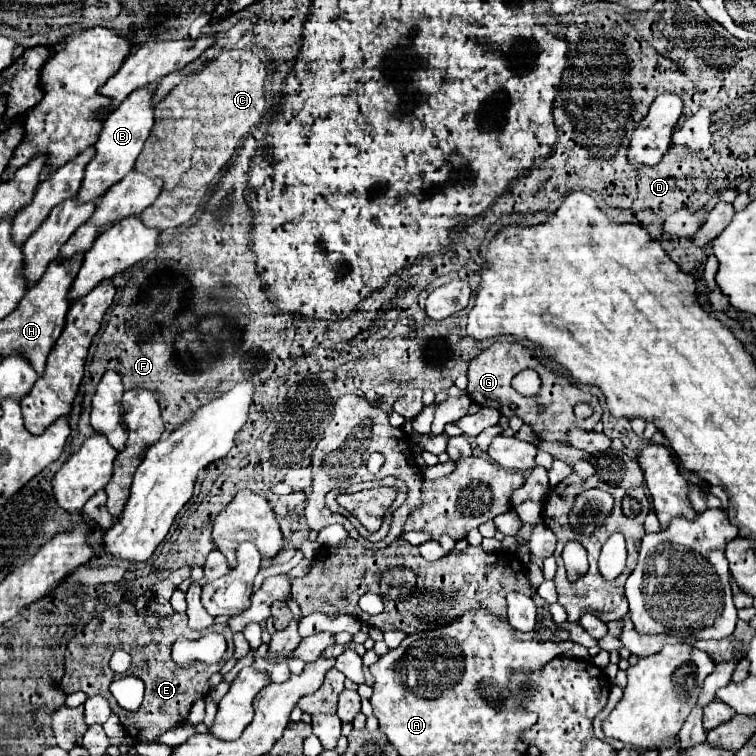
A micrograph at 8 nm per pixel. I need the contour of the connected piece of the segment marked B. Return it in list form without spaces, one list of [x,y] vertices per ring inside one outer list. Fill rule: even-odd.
[[[158,83],[134,91],[126,101],[120,103],[120,107],[116,111],[108,113],[108,117],[106,117],[106,121],[102,125],[102,131],[98,133],[98,143],[94,145],[96,155],[86,167],[86,175],[84,175],[80,193],[78,193],[78,203],[88,203],[92,199],[96,201],[112,185],[122,181],[134,169],[134,161],[140,155],[140,151],[144,147],[144,141],[148,139],[150,129],[154,125],[152,93],[154,93],[156,87],[158,87]]]

